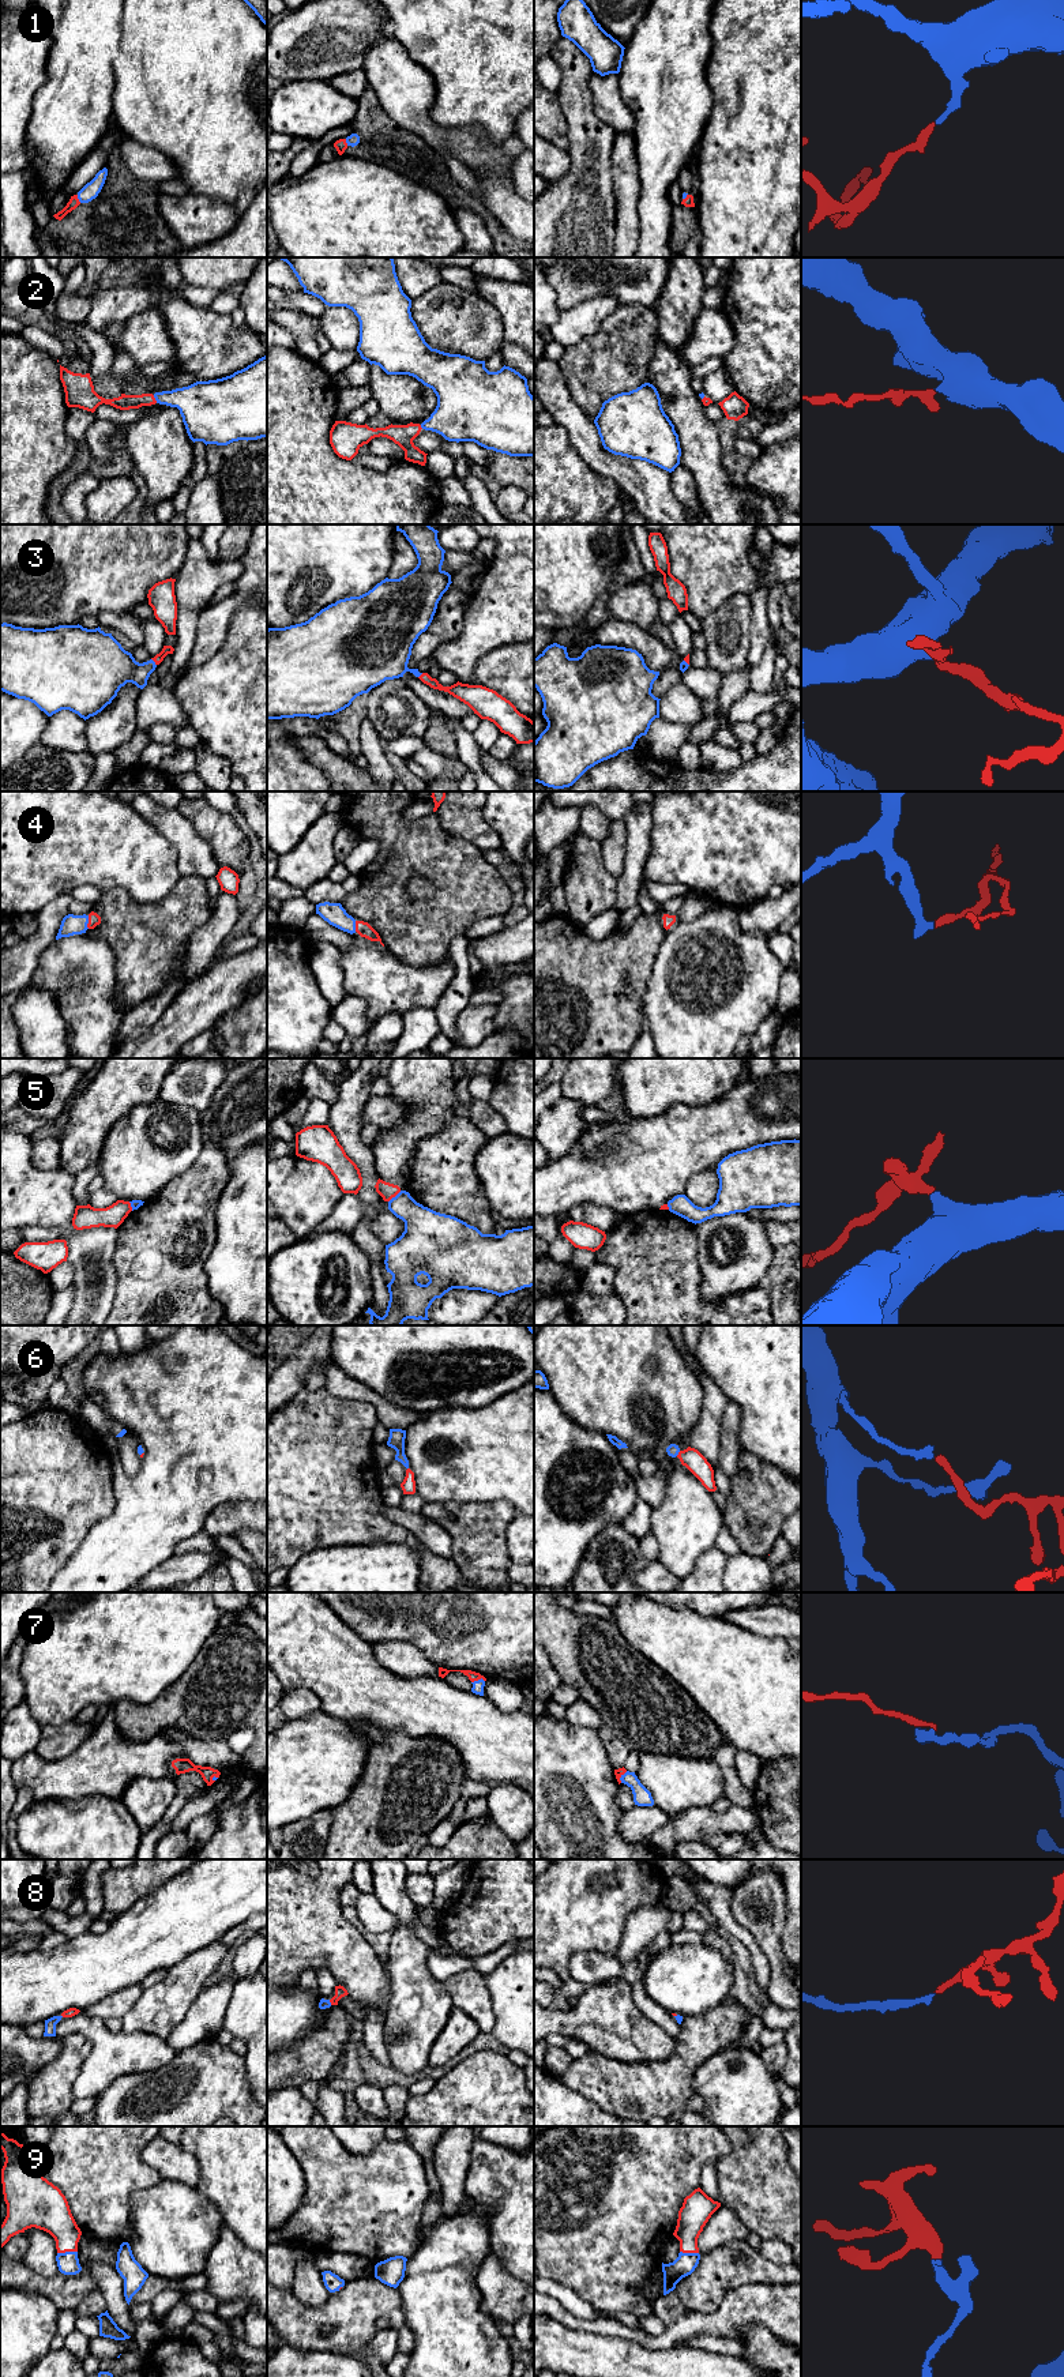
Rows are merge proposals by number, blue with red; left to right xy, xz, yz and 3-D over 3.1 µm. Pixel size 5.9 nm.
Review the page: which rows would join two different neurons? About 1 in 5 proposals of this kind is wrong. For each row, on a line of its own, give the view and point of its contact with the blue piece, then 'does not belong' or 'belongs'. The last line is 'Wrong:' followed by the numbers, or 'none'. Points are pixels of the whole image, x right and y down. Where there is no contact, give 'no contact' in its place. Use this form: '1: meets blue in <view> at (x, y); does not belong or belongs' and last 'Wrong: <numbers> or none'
1: meets blue in xy at (78, 198); belongs
2: meets blue in xy at (155, 399); belongs
3: meets blue in xy at (154, 662); belongs
4: meets blue in xy at (87, 922); belongs
5: meets blue in xz at (395, 1196); does not belong
6: meets blue in yz at (677, 1454); belongs
7: meets blue in xz at (478, 1680); belongs
8: meets blue in xz at (330, 2003); belongs
9: meets blue in xy at (67, 2252); belongs
Wrong: 5

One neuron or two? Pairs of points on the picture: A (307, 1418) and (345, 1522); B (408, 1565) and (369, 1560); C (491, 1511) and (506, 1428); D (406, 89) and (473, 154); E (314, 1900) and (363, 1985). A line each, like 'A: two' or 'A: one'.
A: one
B: one
C: two
D: one
E: one

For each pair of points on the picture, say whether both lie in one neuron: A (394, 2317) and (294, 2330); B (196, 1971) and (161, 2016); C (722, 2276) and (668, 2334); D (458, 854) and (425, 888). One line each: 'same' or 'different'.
A: same
B: same
C: different
D: different

